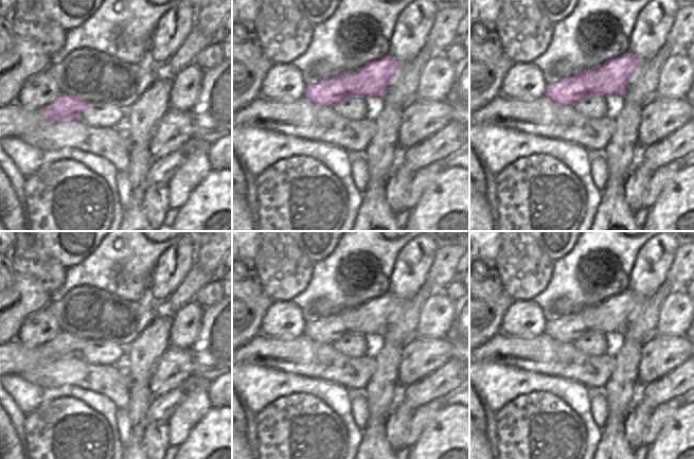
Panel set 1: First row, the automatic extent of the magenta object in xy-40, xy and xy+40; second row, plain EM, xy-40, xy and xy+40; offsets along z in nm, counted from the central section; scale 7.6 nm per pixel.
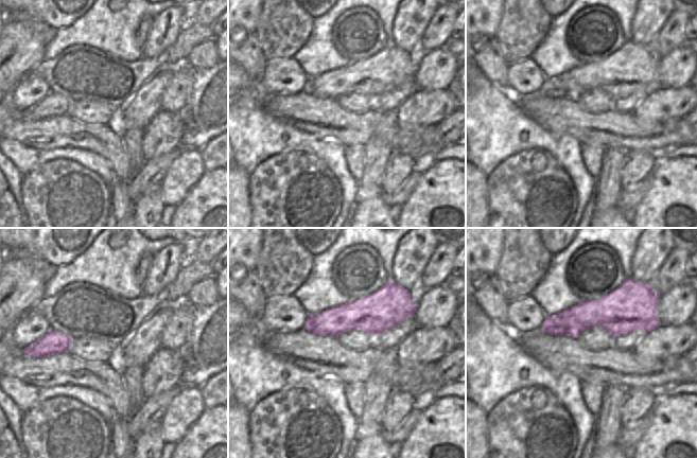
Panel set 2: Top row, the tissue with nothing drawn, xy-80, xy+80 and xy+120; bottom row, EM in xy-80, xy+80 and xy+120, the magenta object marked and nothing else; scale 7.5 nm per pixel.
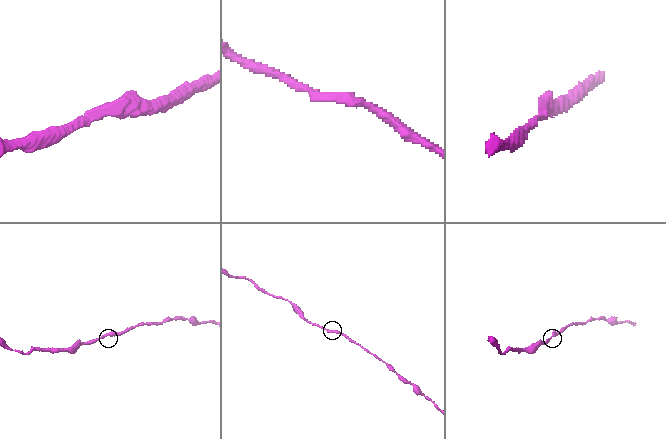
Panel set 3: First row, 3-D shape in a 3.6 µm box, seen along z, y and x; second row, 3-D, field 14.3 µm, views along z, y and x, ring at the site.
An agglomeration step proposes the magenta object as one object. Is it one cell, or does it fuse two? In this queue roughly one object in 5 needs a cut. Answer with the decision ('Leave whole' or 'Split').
Leave whole.

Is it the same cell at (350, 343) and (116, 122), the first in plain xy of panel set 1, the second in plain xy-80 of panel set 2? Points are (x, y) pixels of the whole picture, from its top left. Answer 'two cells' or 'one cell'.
two cells

